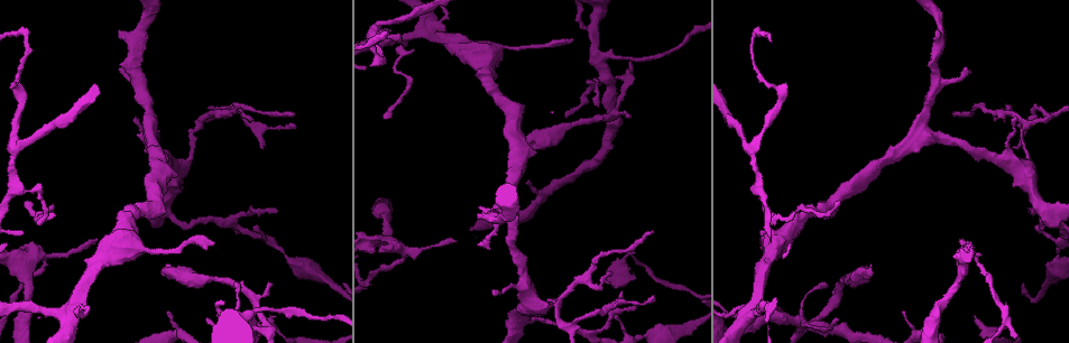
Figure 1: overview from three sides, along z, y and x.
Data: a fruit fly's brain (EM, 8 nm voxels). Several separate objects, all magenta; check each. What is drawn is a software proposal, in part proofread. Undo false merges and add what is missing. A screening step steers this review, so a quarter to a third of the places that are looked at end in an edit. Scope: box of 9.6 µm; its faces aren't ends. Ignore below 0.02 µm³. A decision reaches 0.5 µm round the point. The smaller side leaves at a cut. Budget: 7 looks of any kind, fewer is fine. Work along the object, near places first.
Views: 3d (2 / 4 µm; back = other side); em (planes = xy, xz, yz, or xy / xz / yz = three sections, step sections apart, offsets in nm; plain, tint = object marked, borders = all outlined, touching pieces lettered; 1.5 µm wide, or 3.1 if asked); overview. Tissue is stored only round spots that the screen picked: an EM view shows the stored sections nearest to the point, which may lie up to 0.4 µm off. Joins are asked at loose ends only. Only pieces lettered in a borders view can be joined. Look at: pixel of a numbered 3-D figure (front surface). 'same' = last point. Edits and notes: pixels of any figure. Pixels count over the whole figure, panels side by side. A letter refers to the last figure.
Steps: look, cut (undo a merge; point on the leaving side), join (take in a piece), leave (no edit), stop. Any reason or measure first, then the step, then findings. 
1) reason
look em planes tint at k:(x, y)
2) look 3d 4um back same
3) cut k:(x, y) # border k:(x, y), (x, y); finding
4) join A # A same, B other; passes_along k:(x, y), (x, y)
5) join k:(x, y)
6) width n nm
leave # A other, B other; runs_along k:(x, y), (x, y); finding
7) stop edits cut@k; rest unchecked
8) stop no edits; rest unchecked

branch stops here
look 3d 2um at 1:(119, 30)

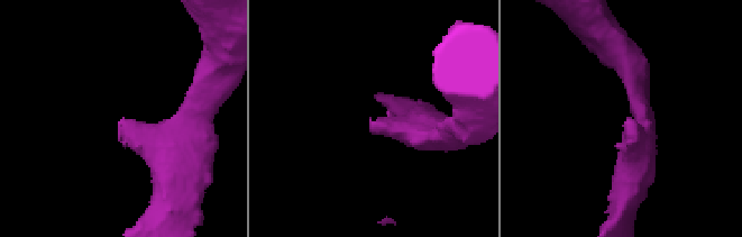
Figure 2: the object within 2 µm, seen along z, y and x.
look em planes borders at 2:(626, 123)

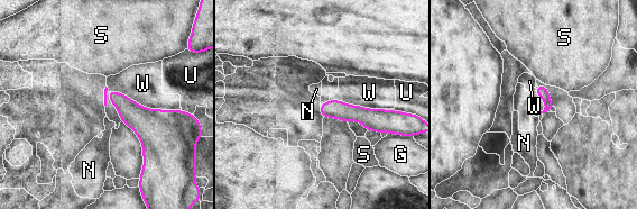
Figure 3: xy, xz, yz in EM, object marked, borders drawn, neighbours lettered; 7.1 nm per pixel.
leave # G other, N other, S other, U other, W other; border 3:(107, 88), (148, 108), (181, 110); no lettered piece goes on from it

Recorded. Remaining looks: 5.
free end
look 3d 2um at 1:(621, 293)

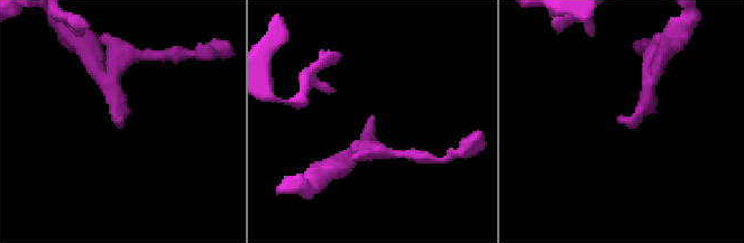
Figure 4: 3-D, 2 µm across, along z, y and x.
need the tissue
look em planes borders at 4:(371, 116)

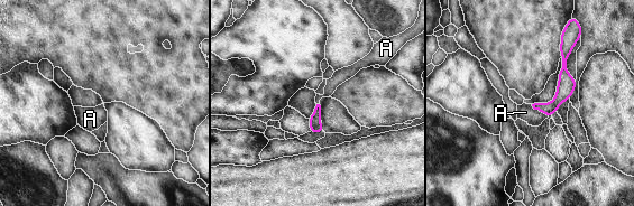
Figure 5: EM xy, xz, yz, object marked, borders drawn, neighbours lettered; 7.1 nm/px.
width 90 nm
leave # A other; border 5:(531, 104), (548, 116); none of them fits

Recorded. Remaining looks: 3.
look em yz step 4 borders at 1:(871, 267)

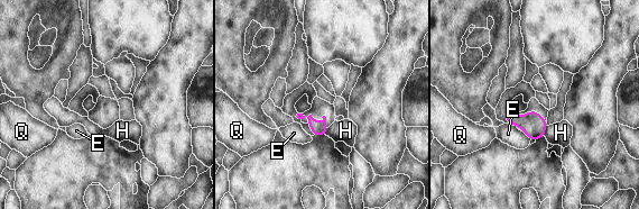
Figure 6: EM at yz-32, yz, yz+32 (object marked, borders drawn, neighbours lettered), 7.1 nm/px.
look em planes borders same

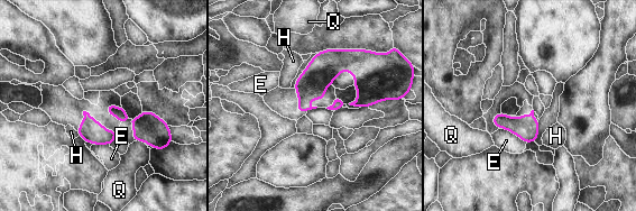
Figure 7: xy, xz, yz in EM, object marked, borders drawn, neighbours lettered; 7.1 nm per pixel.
leave # E other, H other, Q other; none of them fits

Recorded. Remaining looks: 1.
stop no edits; rest unchecked

